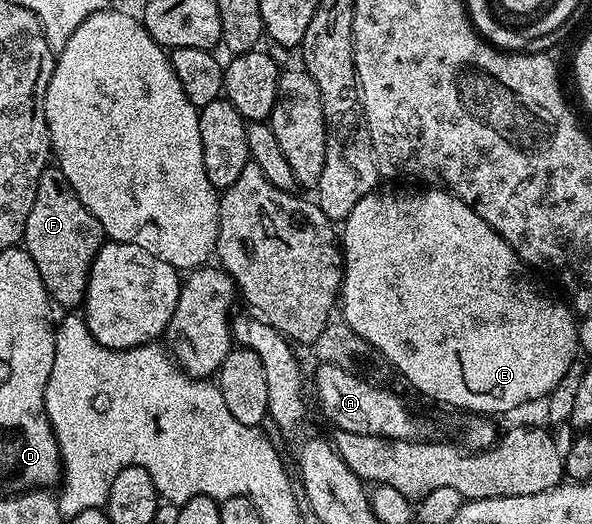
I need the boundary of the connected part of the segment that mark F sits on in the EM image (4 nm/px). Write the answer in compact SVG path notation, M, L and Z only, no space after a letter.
M49 164L37 180L37 192L33 196L33 208L29 208L29 216L25 220L21 245L29 252L29 256L33 256L33 264L37 264L37 272L41 272L41 280L56 307L82 307L83 298L87 294L91 265L104 241L103 225L91 215L85 204L81 204L81 196L73 192L73 184L69 184L65 172L61 172L58 165Z

